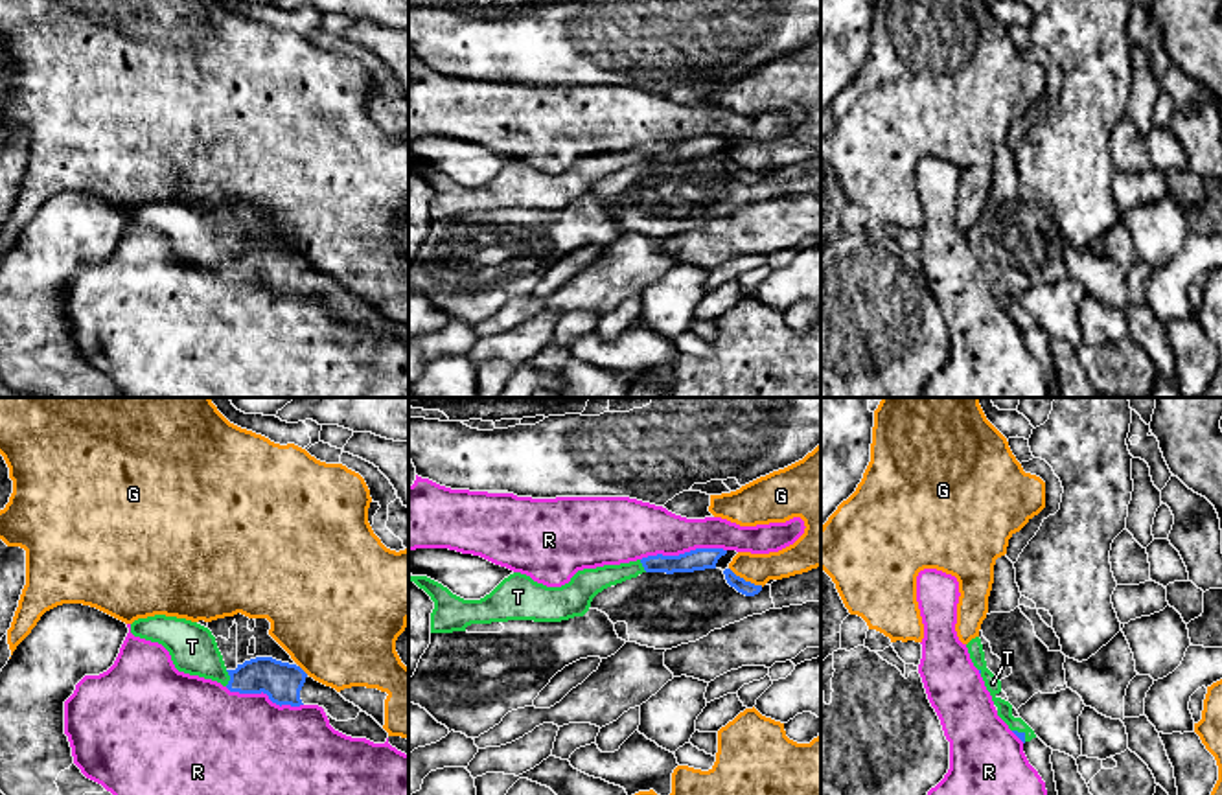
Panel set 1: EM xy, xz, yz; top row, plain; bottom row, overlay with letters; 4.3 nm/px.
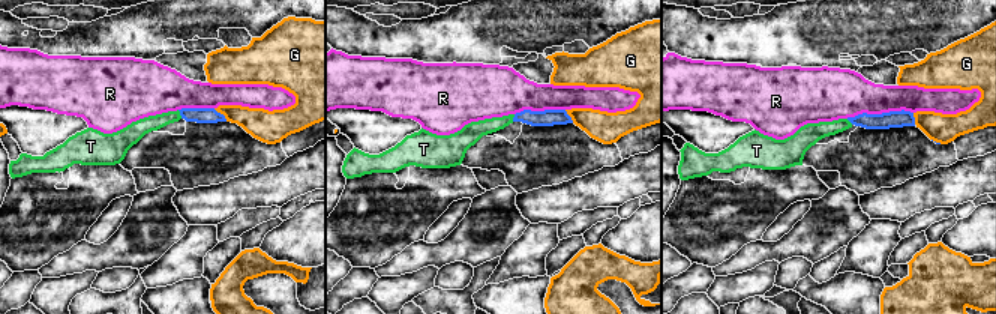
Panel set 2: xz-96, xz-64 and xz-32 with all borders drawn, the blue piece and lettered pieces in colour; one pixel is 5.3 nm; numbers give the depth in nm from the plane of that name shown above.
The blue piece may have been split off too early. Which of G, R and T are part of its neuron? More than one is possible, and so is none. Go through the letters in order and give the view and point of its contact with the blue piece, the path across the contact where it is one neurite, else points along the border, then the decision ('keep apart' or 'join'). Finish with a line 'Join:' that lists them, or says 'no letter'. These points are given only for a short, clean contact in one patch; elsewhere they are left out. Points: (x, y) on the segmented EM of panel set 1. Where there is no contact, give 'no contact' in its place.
G: meets blue in xz at (744, 580); border along xz (729, 567), (746, 580), (762, 586); keep apart
R: meets blue in xz at (685, 553); keep apart
T: meets blue in xy at (230, 678); join
Join: T

